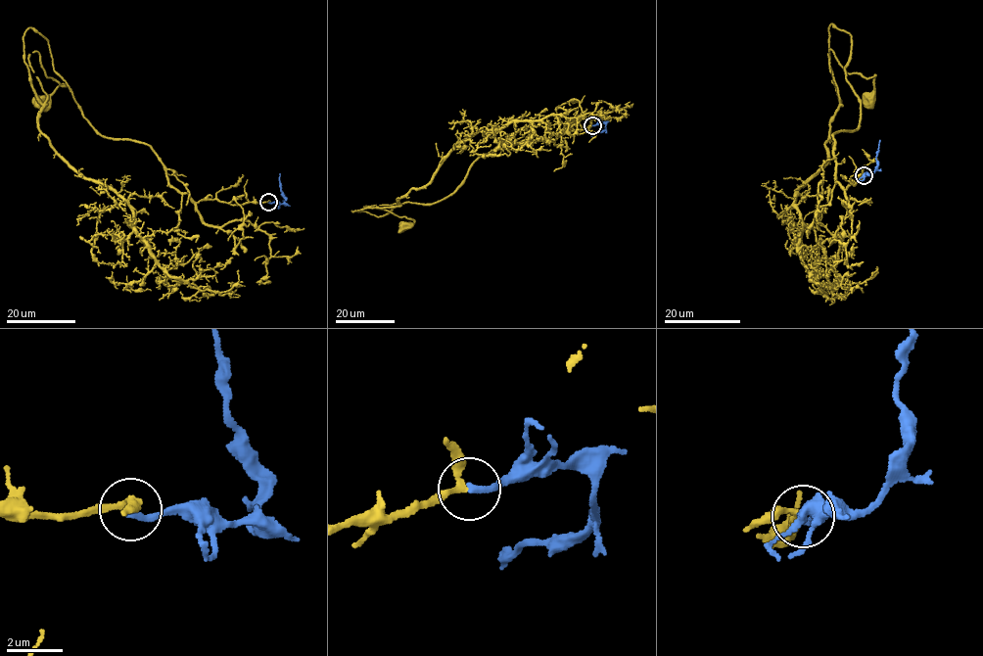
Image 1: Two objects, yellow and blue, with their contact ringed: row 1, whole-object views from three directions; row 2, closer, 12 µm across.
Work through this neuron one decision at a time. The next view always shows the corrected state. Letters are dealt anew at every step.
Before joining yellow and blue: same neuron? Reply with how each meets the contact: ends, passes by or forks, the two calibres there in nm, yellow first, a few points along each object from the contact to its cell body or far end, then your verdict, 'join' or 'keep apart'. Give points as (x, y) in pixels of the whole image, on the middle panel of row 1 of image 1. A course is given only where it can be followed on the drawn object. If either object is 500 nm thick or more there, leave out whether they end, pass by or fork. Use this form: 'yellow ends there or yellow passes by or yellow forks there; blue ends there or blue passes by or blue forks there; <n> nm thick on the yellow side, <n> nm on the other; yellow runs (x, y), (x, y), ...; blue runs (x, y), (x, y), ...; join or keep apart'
yellow passes by; blue ends there; 180 nm thick on the yellow side, 240 nm on the other; yellow runs (592, 125), (485, 154), (436, 203), (408, 202), (378, 216), (351, 210), (386, 210), (414, 221), (405, 225); blue runs (592, 125), (604, 123), (606, 127), (591, 136); join

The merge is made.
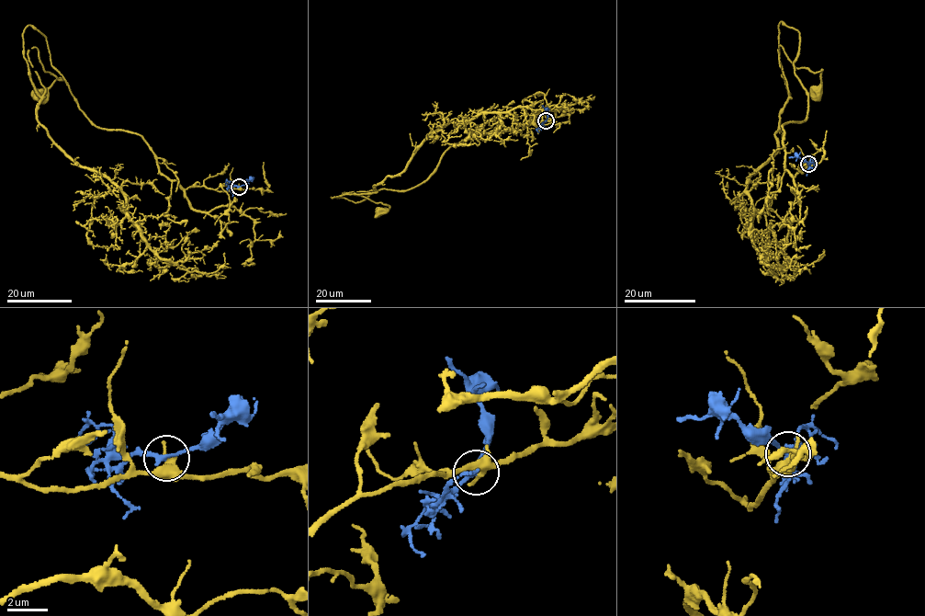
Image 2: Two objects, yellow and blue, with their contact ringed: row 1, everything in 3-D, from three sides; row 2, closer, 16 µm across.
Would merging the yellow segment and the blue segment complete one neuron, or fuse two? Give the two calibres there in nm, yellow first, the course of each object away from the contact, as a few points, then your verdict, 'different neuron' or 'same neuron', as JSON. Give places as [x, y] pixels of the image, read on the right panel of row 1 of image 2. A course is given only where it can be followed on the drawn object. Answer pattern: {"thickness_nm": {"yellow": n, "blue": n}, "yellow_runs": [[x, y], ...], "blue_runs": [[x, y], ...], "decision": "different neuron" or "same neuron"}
{"thickness_nm": {"yellow": 320, "blue": 190}, "yellow_runs": [[808, 163], [783, 170], [782, 129], [809, 102], [780, 22], [779, 62], [781, 45], [822, 71], [816, 94]], "blue_runs": [[808, 164], [797, 157], [789, 158]], "decision": "same neuron"}

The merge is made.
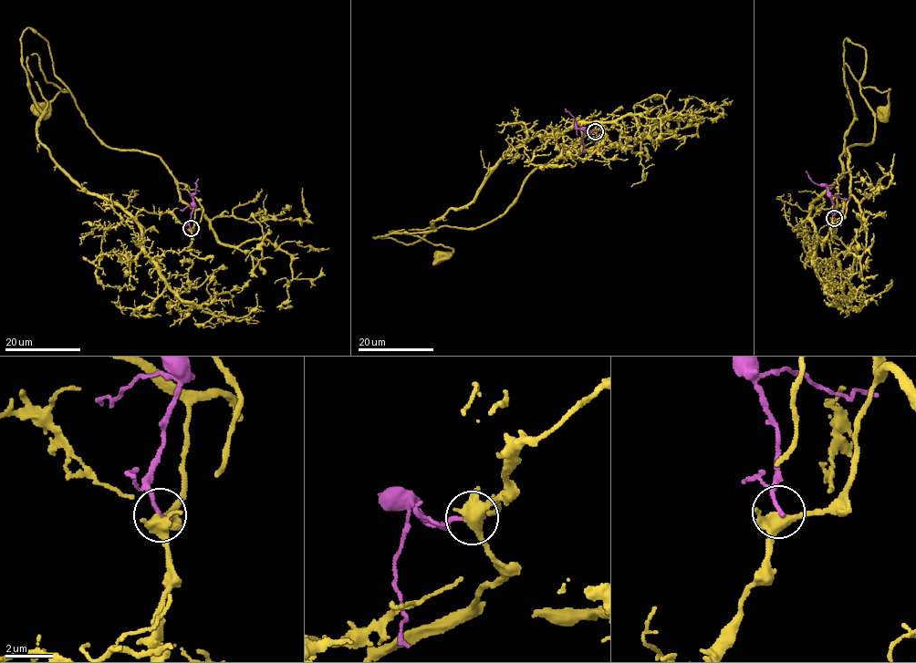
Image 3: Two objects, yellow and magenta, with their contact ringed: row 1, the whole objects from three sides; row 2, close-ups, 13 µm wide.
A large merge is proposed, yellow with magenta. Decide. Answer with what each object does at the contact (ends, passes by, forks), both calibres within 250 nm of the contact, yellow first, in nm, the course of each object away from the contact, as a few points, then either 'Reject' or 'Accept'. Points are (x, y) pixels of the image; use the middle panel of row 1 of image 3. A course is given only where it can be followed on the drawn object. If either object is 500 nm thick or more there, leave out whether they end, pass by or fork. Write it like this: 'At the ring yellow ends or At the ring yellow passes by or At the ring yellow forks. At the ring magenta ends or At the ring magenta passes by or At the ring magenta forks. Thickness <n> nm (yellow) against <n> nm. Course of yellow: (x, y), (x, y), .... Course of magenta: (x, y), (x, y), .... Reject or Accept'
At the ring yellow forks. At the ring magenta ends. Thickness 380 nm (yellow) against 190 nm. Course of yellow: (594, 131), (481, 227), (374, 236), (417, 235), (452, 250), (442, 255). Course of magenta: (594, 131), (588, 133), (578, 129), (574, 117), (565, 108). Reject

